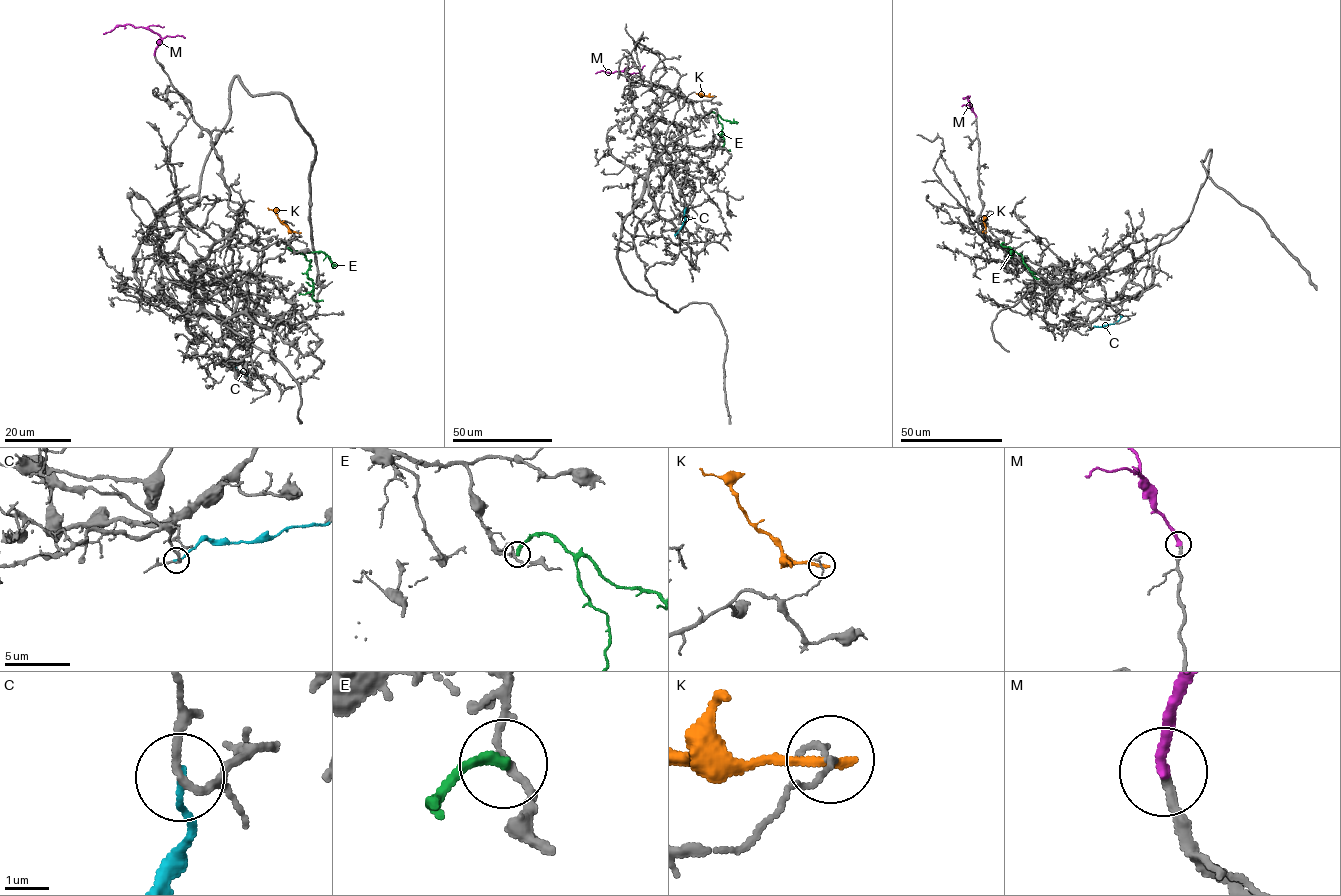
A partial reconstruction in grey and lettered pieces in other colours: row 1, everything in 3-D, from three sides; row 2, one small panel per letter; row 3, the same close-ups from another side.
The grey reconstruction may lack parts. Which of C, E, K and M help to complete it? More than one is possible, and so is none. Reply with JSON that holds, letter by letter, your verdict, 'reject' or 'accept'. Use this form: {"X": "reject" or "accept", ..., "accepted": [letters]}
{"C": "reject", "E": "reject", "K": "reject", "M": "accept", "accepted": ["M"]}

